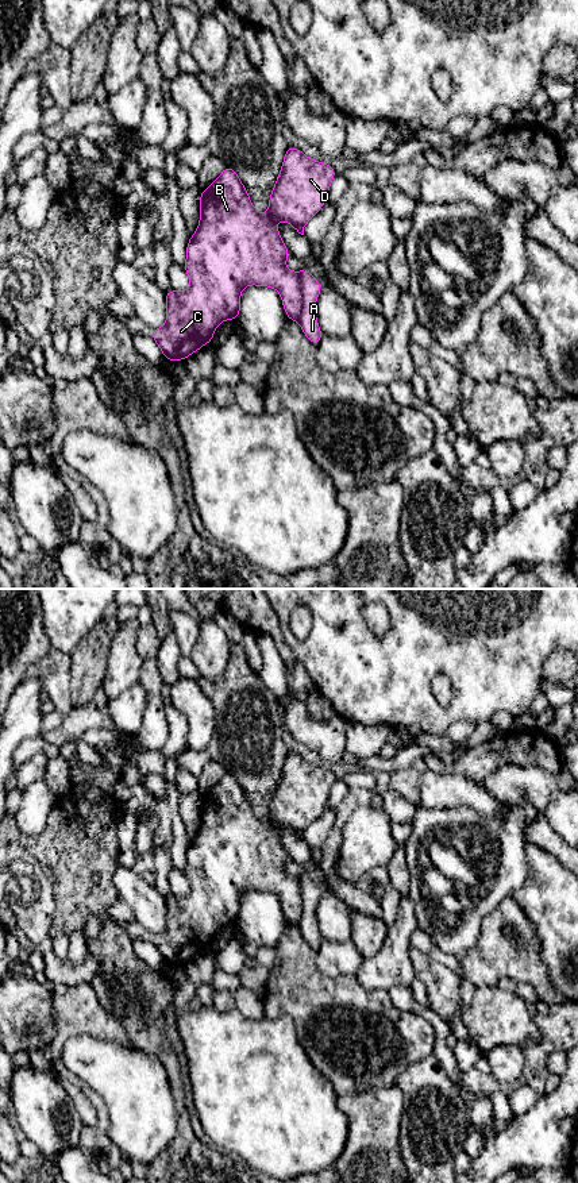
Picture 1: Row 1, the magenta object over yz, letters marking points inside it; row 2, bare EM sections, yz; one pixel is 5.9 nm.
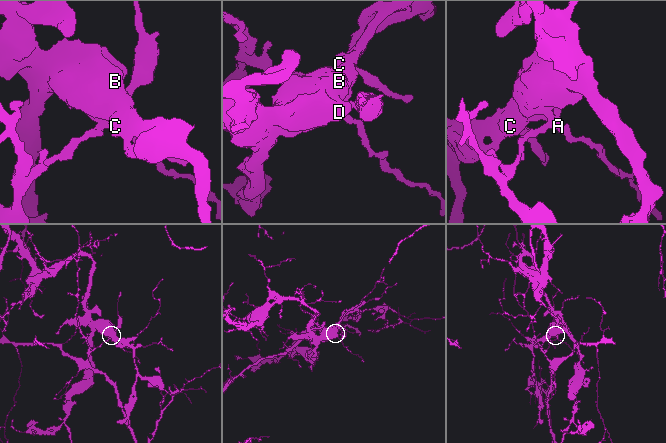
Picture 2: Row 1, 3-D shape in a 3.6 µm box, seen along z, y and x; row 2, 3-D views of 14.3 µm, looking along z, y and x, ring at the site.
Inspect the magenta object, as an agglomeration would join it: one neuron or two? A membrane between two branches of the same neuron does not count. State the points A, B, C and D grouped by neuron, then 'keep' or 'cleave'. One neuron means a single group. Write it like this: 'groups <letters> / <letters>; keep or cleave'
groups A / B C D; cleave

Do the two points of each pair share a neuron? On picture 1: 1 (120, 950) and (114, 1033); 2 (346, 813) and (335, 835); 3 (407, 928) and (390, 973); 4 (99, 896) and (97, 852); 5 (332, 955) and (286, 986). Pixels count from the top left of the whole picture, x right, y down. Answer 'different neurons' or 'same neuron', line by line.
1: different neurons
2: same neuron
3: same neuron
4: same neuron
5: different neurons

